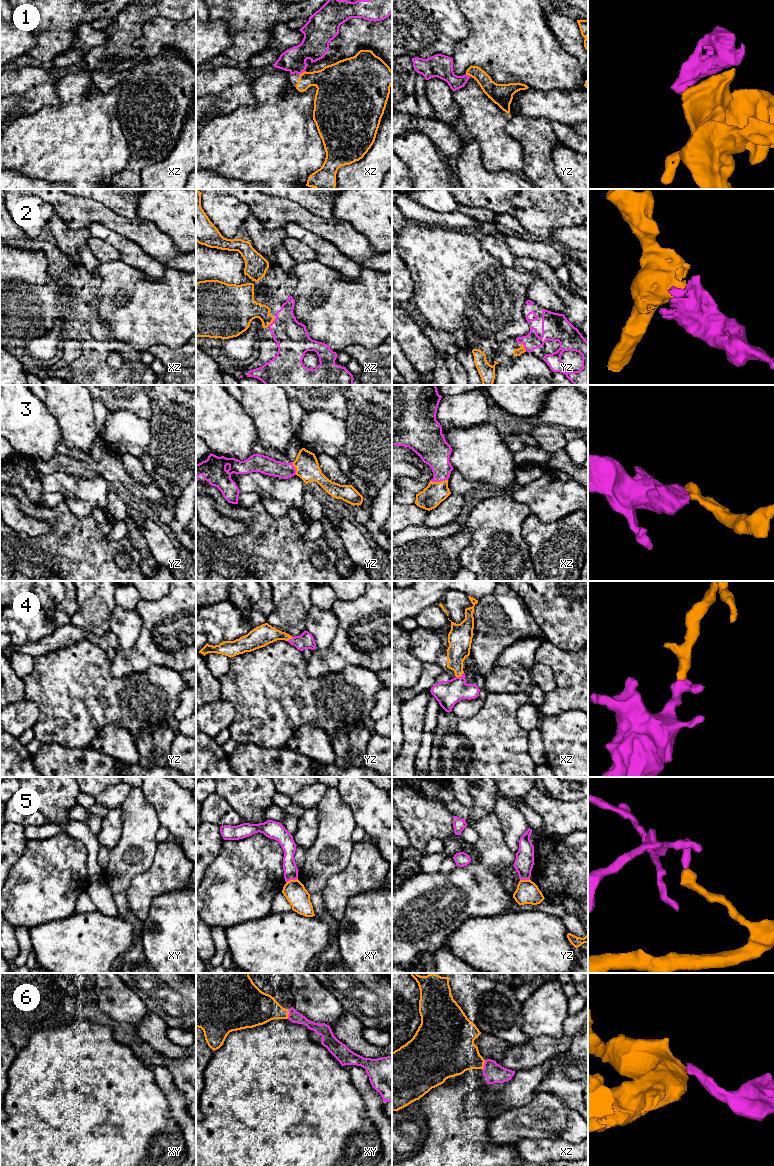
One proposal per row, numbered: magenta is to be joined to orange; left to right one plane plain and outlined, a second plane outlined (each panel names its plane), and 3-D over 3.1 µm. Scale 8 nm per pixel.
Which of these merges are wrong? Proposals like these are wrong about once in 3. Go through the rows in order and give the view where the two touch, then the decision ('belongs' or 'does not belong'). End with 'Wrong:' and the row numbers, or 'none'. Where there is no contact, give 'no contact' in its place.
1: xz | belongs
2: yz | belongs
3: xz | belongs
4: xz | belongs
5: xy | does not belong
6: xz | belongs
Wrong: 5

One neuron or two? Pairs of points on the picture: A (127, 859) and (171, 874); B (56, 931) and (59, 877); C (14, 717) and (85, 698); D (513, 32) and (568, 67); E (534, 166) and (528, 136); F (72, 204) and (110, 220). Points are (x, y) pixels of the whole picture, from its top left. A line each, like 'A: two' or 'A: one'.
A: two
B: two
C: two
D: one
E: one
F: one

